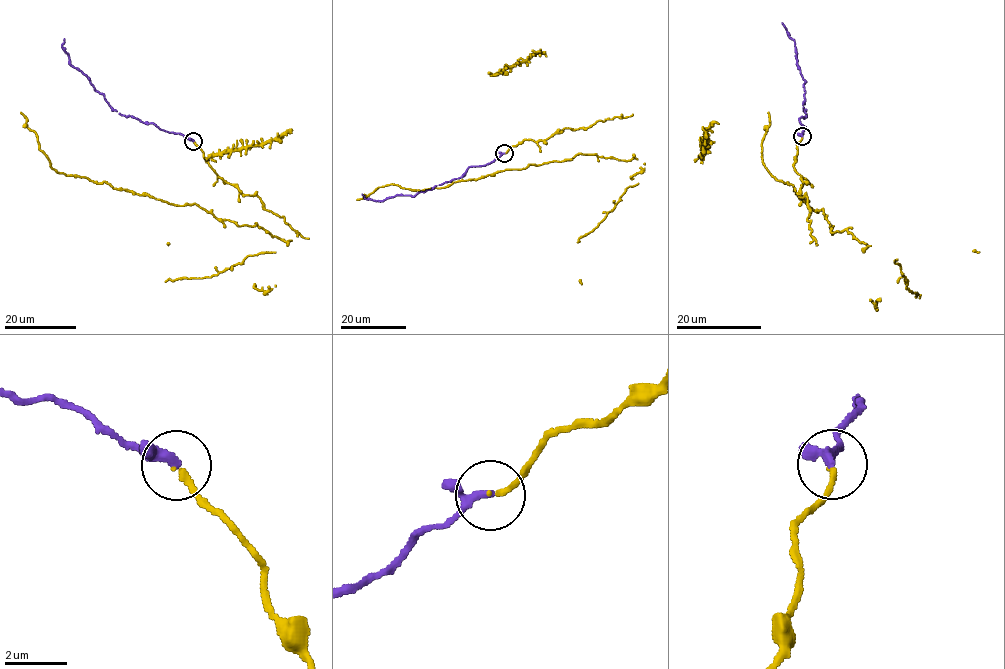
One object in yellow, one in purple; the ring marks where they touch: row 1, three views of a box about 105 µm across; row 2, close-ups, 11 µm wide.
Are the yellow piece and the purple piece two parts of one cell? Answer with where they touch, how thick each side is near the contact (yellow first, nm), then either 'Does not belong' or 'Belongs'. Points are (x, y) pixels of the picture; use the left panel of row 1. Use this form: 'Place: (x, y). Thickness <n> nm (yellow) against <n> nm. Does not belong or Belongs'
Place: (193, 141). Thickness 190 nm (yellow) against 220 nm. Belongs

